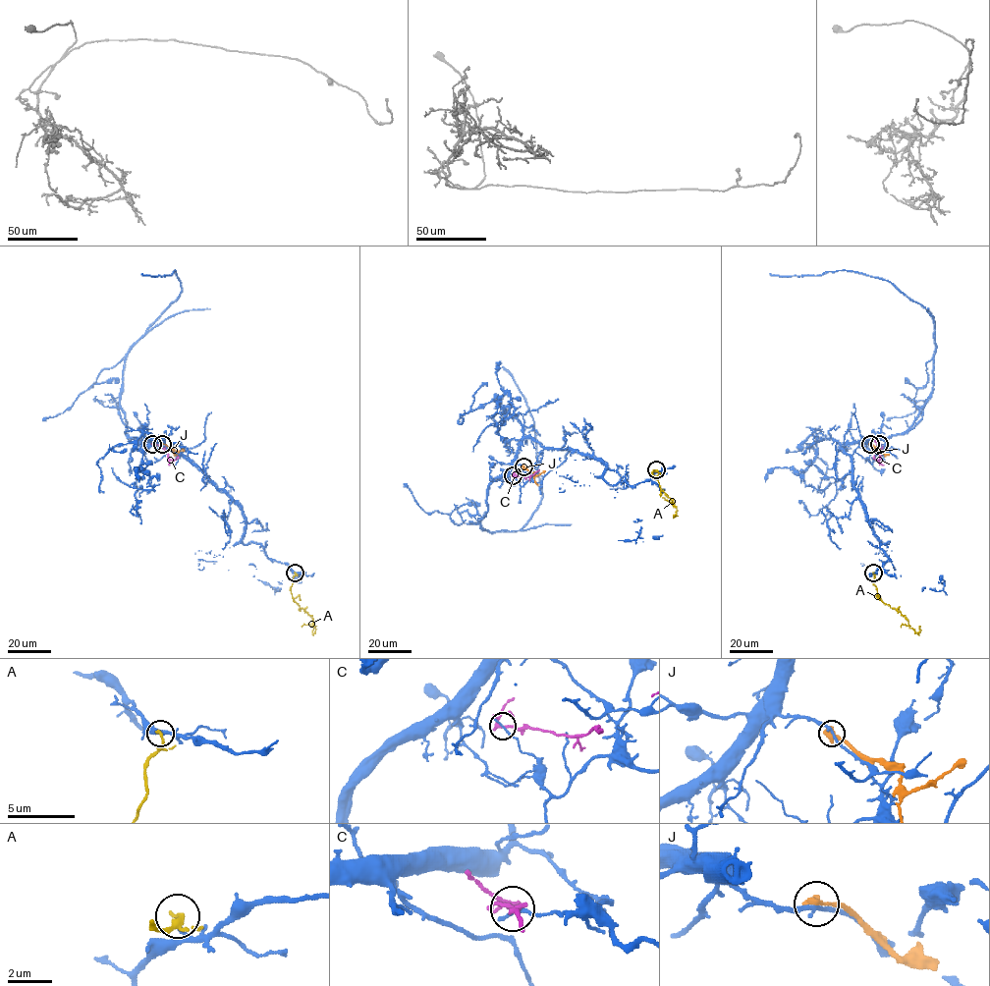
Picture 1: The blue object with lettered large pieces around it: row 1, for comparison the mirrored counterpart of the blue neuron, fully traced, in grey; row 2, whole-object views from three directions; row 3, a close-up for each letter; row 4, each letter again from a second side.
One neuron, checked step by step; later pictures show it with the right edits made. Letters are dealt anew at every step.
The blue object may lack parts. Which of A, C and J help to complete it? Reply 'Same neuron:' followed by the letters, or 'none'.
Same neuron: none

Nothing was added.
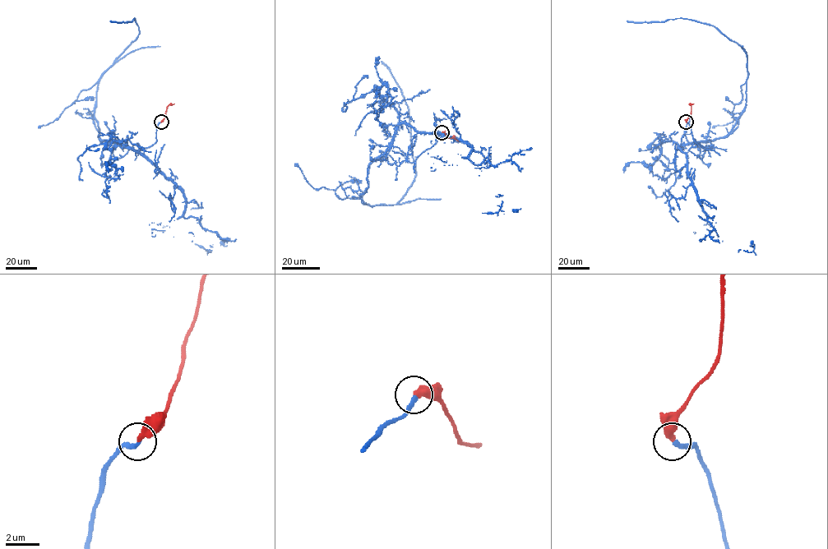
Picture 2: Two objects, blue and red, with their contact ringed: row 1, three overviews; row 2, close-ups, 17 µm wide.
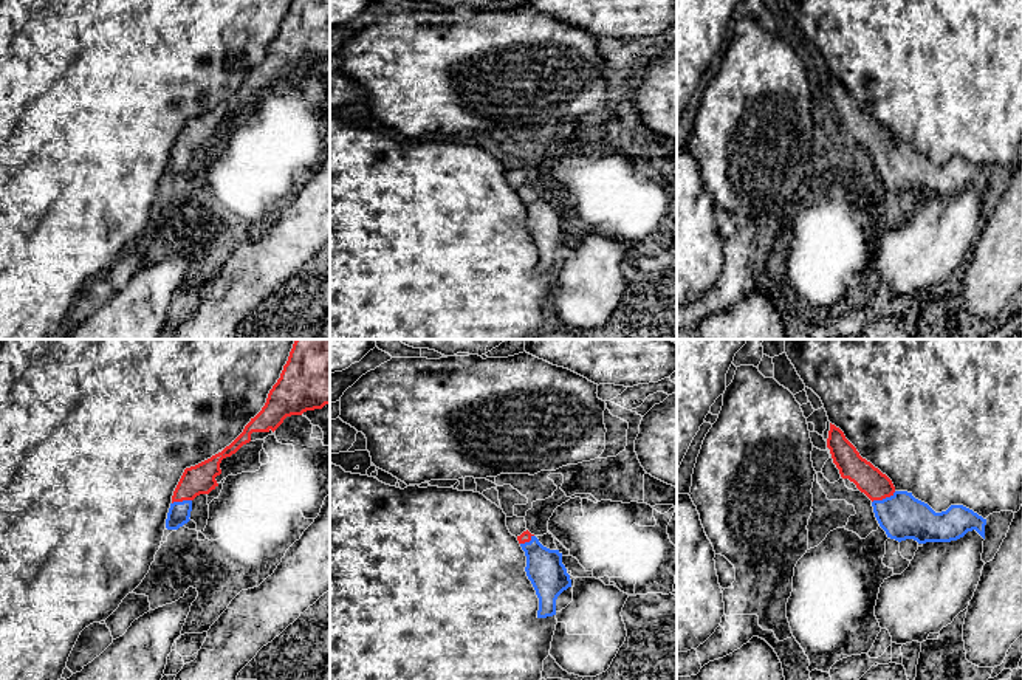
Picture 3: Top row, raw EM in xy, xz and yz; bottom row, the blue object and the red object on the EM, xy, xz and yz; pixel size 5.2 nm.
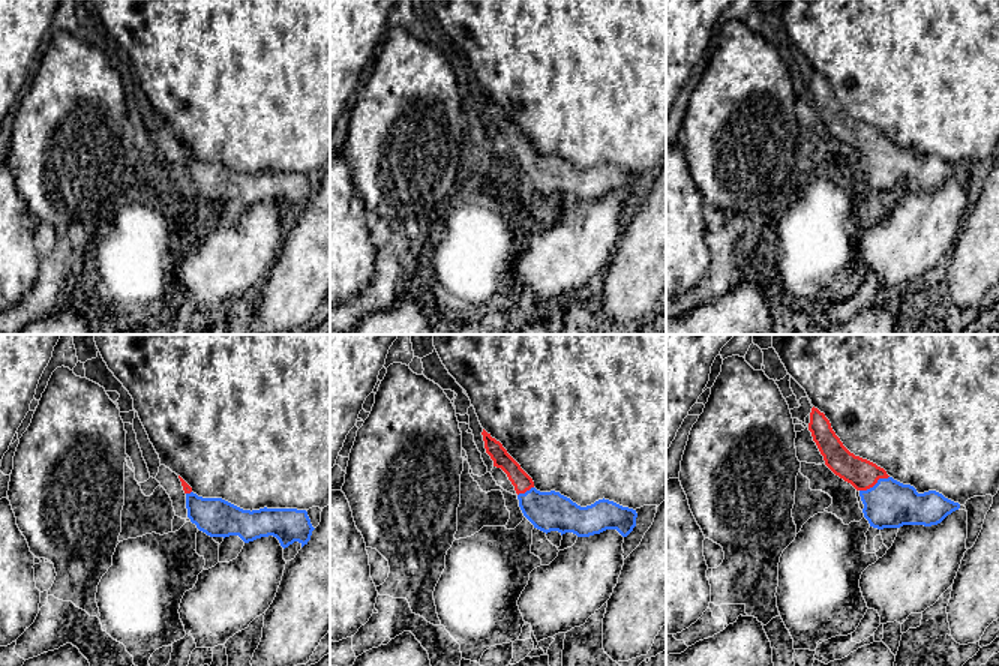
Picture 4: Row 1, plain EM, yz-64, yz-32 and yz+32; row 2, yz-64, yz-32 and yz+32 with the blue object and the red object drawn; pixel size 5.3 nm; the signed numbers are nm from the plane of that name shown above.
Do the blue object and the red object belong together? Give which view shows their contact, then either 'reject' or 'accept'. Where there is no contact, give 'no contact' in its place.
yz | accept

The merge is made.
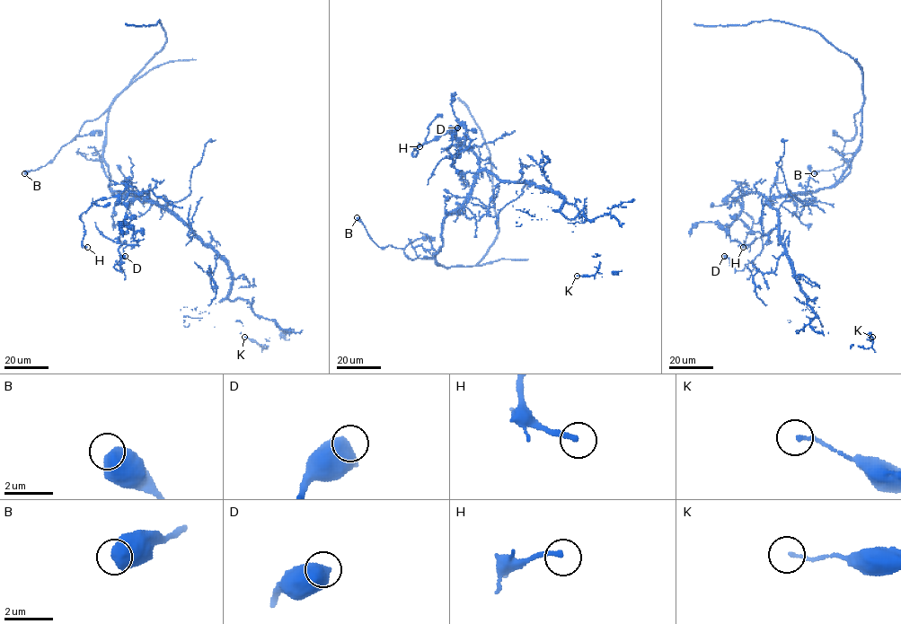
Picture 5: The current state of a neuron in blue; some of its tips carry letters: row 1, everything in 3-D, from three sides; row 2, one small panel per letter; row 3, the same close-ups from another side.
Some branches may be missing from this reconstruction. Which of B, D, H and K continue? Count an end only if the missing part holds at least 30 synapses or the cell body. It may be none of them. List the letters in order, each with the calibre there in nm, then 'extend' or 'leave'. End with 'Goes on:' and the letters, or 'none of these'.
B: 700 nm | leave
D: 650 nm | leave
H: 200 nm | leave
K: 150 nm | leave
Goes on: none of these

